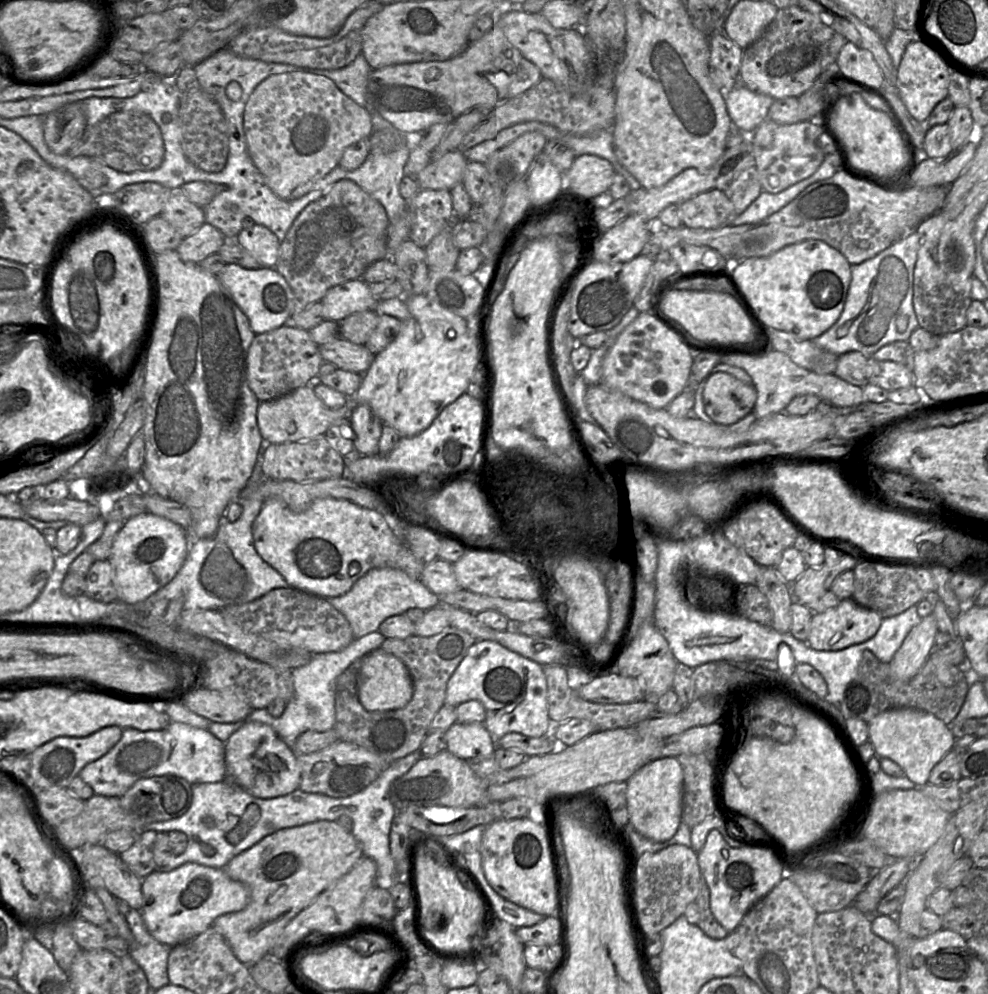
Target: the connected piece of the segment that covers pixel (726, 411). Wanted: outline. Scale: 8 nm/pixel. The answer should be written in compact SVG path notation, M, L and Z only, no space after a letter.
M725 373L710 374L702 394L706 414L716 424L731 425L748 415L757 399L757 391Z

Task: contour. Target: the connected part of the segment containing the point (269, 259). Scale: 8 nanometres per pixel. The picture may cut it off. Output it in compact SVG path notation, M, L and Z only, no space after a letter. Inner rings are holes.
M255 224L249 229L242 229L235 240L245 248L259 263L262 267L274 268L277 264L278 257L280 254L281 241L278 237L267 227Z

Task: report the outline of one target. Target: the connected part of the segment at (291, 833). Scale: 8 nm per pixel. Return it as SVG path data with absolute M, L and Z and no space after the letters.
M316 821L266 836L224 867L232 880L249 888L250 903L241 911L219 916L211 927L224 937L240 962L252 966L269 955L285 926L298 913L348 873L362 857L359 842L337 821Z

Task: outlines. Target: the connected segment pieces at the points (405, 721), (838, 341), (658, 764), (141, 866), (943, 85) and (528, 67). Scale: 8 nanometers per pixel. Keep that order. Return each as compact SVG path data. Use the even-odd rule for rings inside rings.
M450 625L428 637L412 635L406 638L385 638L380 648L402 660L413 682L412 698L404 707L395 710L368 711L362 706L357 694L362 657L353 661L335 680L334 730L339 741L363 747L388 762L395 762L419 750L430 731L434 716L445 704L448 680L475 642L471 634Z
M914 231L873 258L851 265L851 281L840 317L830 329L810 341L837 356L861 352L866 357L872 357L877 350L892 342L908 341L911 333L919 327L913 307L913 274L919 247L920 237Z
M677 757L654 759L627 781L627 810L636 831L653 842L665 842L678 830L682 820L684 774Z
M142 831L135 843L119 854L121 860L140 878L157 869L153 858L153 845L157 832Z
M913 41L907 45L897 70L896 92L918 122L925 122L933 108L948 97L951 71L942 57L923 42Z
M495 23L493 28L480 39L469 43L467 49L460 55L445 61L423 61L405 64L392 64L380 69L373 69L369 74L366 87L366 109L376 110L383 118L392 124L401 133L420 133L433 124L450 124L463 113L473 108L493 109L500 104L524 93L543 78L540 69L527 60L514 47L501 27ZM505 59L512 60L515 71L507 74L500 71L500 64ZM524 69L528 76L520 78L520 71Z

